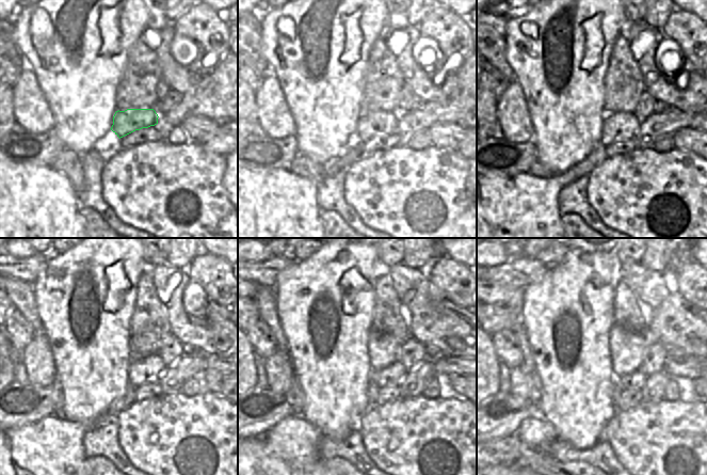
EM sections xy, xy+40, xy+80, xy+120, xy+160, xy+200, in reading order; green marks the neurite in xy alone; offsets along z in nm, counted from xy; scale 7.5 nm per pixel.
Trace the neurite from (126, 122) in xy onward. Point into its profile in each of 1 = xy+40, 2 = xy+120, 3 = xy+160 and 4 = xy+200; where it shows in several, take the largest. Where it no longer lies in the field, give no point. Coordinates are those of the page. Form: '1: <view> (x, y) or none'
1: xy+40 (373, 123)
2: xy+120 (148, 369)
3: xy+160 (390, 376)
4: xy+200 (633, 380)

